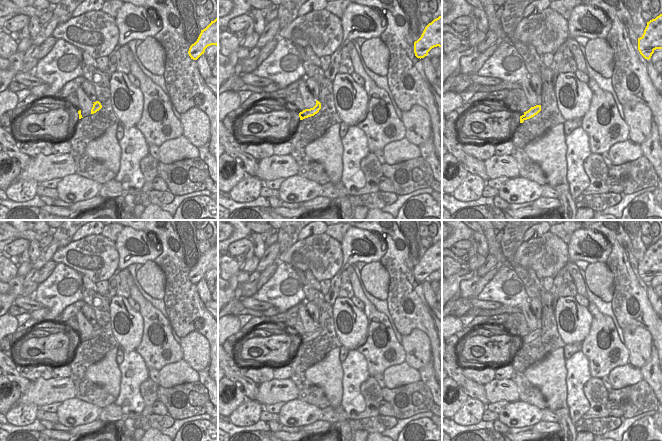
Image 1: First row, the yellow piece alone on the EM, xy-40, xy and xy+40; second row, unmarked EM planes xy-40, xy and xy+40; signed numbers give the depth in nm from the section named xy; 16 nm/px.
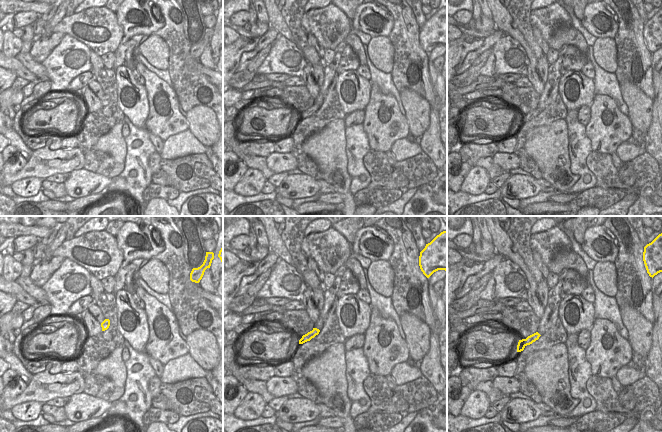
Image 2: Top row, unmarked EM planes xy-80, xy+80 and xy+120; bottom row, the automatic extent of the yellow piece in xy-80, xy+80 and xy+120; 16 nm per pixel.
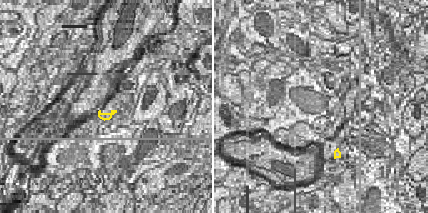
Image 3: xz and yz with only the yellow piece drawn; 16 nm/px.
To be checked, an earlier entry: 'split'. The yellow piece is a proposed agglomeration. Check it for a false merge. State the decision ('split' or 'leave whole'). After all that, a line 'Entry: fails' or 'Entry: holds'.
split
Entry: holds

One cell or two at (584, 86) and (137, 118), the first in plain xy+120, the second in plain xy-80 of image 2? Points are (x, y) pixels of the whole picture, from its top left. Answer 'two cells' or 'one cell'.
one cell

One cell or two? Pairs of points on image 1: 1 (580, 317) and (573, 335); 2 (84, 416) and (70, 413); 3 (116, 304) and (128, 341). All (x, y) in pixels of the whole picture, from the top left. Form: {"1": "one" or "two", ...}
{"1": "one", "2": "one", "3": "one"}

